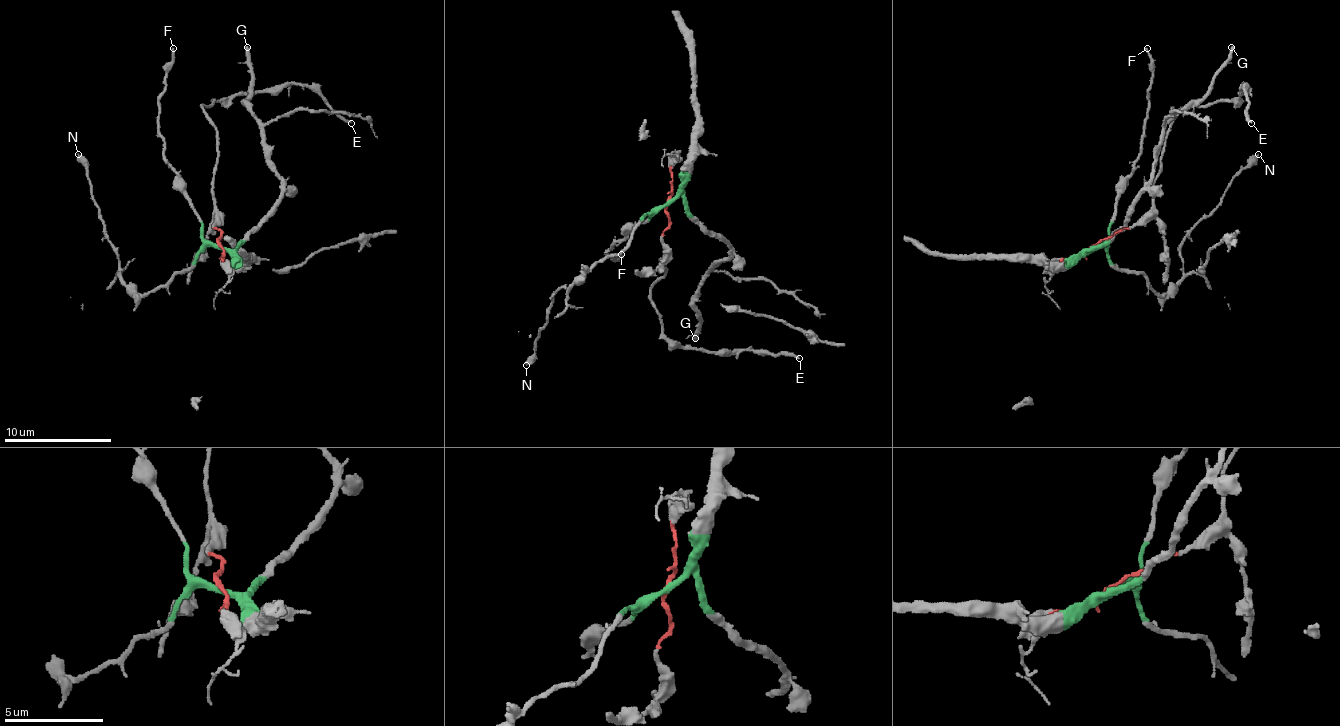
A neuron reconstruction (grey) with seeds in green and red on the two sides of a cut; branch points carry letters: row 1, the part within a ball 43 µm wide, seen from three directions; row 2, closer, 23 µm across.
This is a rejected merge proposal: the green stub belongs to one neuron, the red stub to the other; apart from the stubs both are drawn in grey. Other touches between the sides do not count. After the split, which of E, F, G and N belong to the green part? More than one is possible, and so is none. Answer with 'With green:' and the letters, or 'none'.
With green: F, G, N

